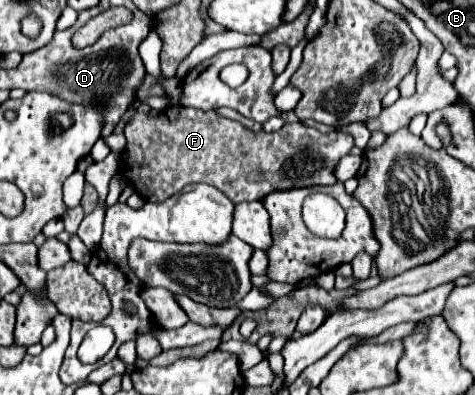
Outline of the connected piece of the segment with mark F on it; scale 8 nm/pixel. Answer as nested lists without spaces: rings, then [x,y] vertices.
[[[183,105],[167,107],[155,117],[149,113],[135,113],[125,123],[125,137],[127,137],[127,145],[121,153],[123,157],[121,173],[125,181],[133,185],[135,193],[151,203],[165,201],[167,197],[179,193],[189,183],[209,183],[219,191],[223,191],[233,203],[259,201],[265,195],[269,195],[269,191],[331,185],[335,183],[333,177],[335,163],[353,149],[353,137],[349,133],[341,133],[341,131],[319,133],[311,127],[305,127],[303,123],[287,123],[283,125],[283,129],[275,133],[265,133],[265,131],[253,133],[245,129],[241,123],[221,117],[217,111],[199,111]]]

